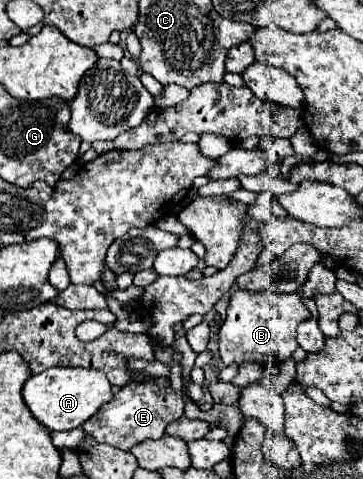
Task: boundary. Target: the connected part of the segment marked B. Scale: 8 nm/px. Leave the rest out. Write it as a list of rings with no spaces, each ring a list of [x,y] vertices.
[[[236,289],[230,295],[226,319],[220,327],[220,359],[224,365],[230,363],[284,363],[298,349],[296,327],[310,317],[310,311],[296,293],[276,291],[244,291]]]

